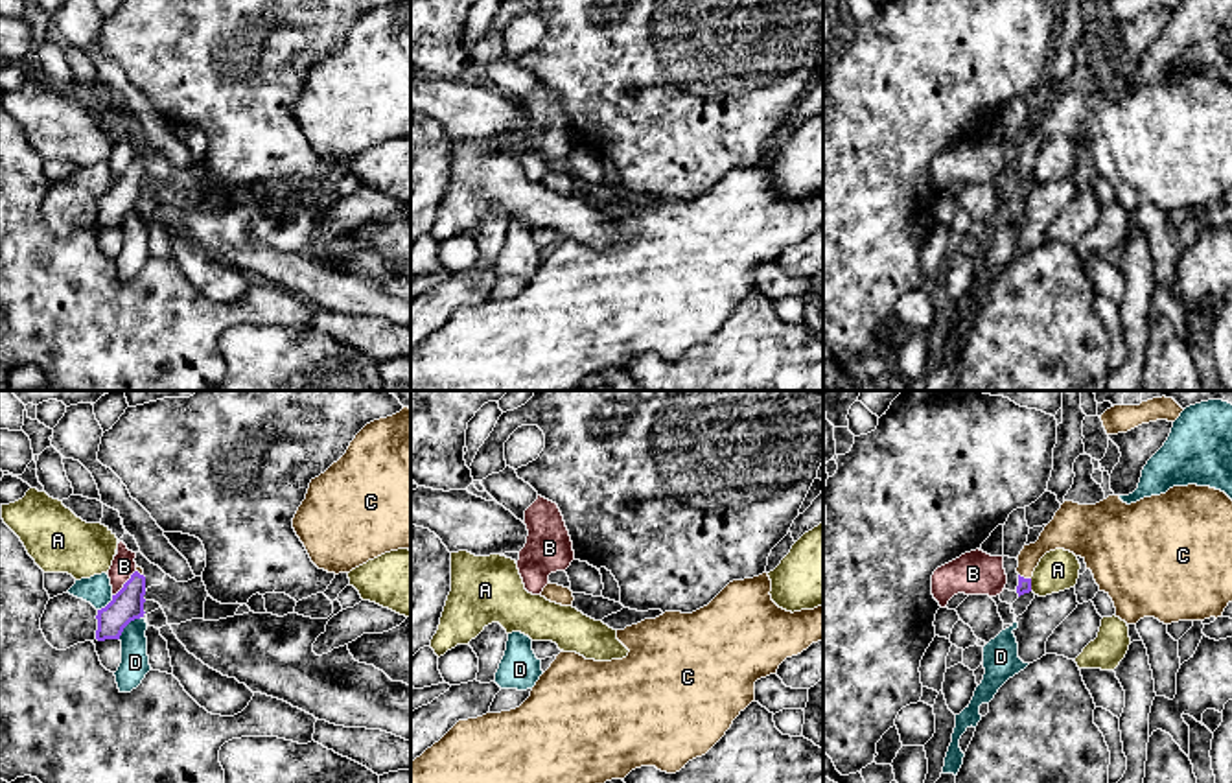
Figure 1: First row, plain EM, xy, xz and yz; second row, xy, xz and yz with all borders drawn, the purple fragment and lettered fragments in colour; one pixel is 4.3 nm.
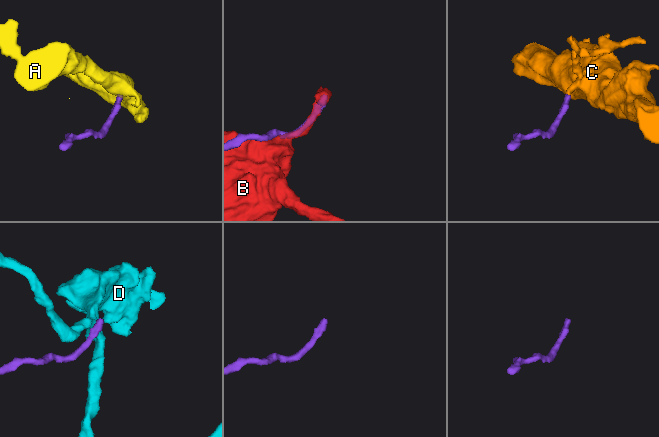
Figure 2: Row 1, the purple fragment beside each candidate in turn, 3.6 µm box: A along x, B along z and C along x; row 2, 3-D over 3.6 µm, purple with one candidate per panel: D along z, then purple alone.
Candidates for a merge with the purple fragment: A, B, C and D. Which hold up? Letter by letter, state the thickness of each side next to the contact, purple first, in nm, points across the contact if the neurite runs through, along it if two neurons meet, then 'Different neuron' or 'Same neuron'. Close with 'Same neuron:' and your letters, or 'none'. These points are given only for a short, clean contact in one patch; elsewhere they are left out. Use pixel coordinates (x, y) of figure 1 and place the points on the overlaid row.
A: Thickness 60 nm (purple) against 180 nm. Different neuron
B: Thickness 140 nm (purple) against 100 nm. Different neuron
C: Thickness 60 nm (purple) against 140 nm. Path across: yz (1024, 584), (1022, 577), (1026, 562), (1059, 533). Same neuron
D: Thickness 140 nm (purple) against 130 nm. Boundary: xy (140, 616), (118, 638). Different neuron
Same neuron: C

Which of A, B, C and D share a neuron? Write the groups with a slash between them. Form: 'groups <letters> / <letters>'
groups A / B / C / D

